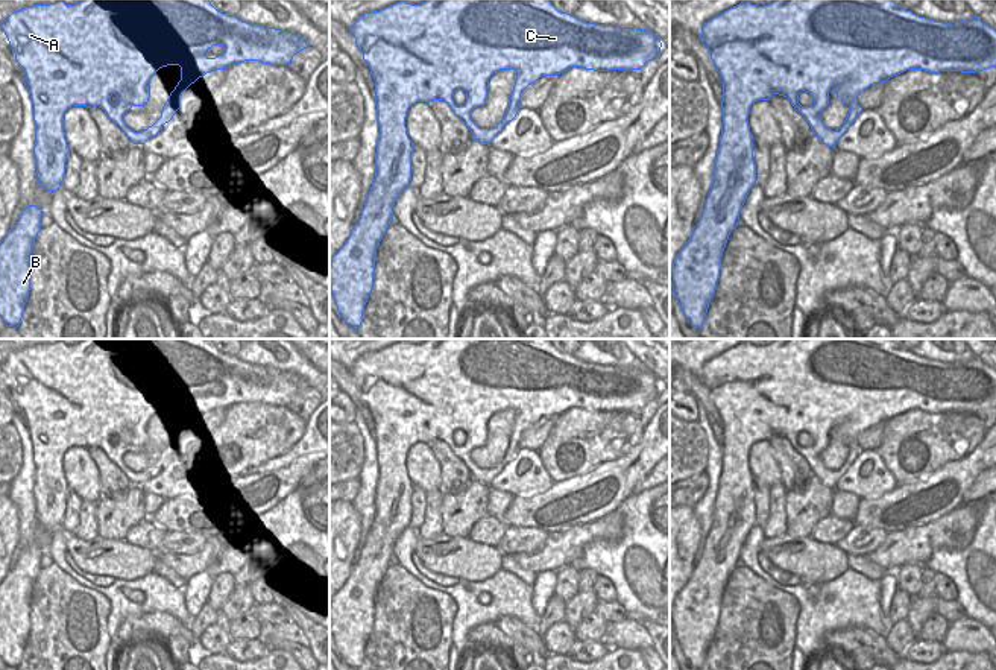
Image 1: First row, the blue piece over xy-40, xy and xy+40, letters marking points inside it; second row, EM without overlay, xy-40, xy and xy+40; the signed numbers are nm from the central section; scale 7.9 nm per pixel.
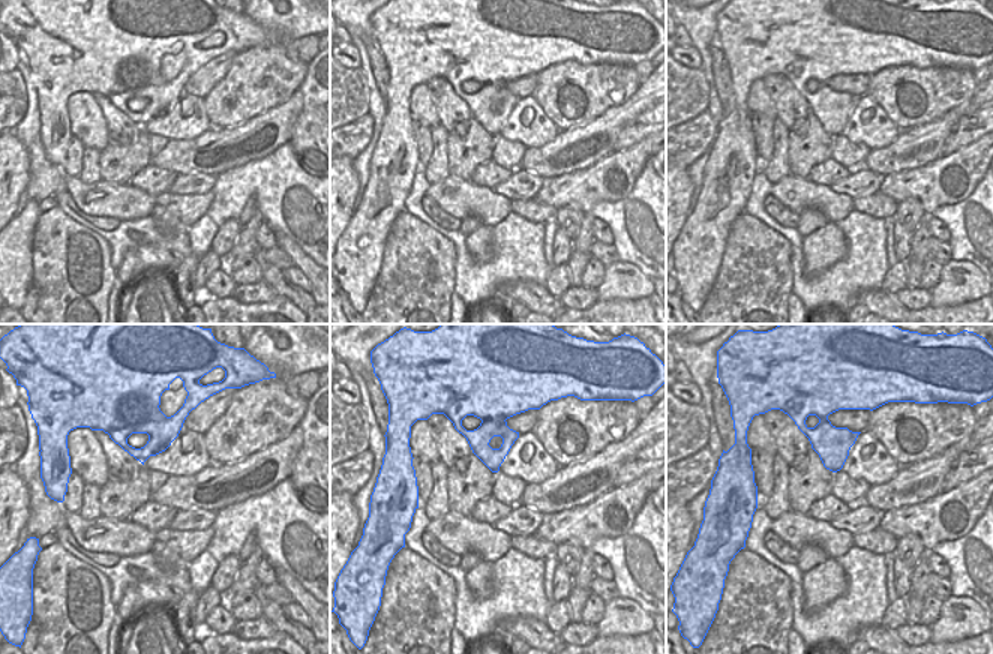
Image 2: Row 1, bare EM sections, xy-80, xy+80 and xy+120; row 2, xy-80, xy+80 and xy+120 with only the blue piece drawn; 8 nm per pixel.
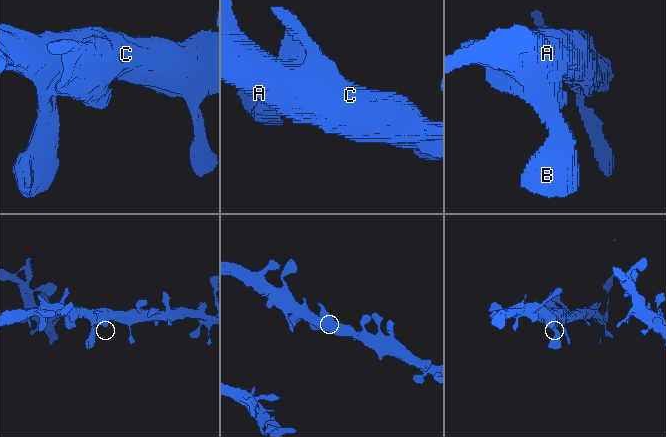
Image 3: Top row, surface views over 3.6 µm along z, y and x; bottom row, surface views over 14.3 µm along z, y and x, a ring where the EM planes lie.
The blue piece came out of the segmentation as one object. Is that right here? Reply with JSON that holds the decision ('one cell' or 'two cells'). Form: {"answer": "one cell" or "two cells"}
{"answer": "one cell"}

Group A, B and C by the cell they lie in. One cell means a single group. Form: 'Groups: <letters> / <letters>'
Groups: A B C

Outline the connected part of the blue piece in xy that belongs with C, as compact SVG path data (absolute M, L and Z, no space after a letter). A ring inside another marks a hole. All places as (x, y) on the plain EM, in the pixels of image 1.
M427 339L419 345L404 340L381 351L366 352L349 369L375 421L380 477L375 518L358 564L329 602L329 629L339 655L352 668L363 662L364 646L374 629L375 594L393 559L393 545L410 527L413 483L407 476L407 451L416 442L443 441L472 472L472 480L490 485L521 448L522 431L542 416L559 416L571 407L594 412L641 410L660 393L660 380L648 369L595 365L557 351L550 339ZM500 410L515 410L504 459L495 468L478 468L471 451L486 444L489 419ZM462 430L466 442L457 447L452 435Z

